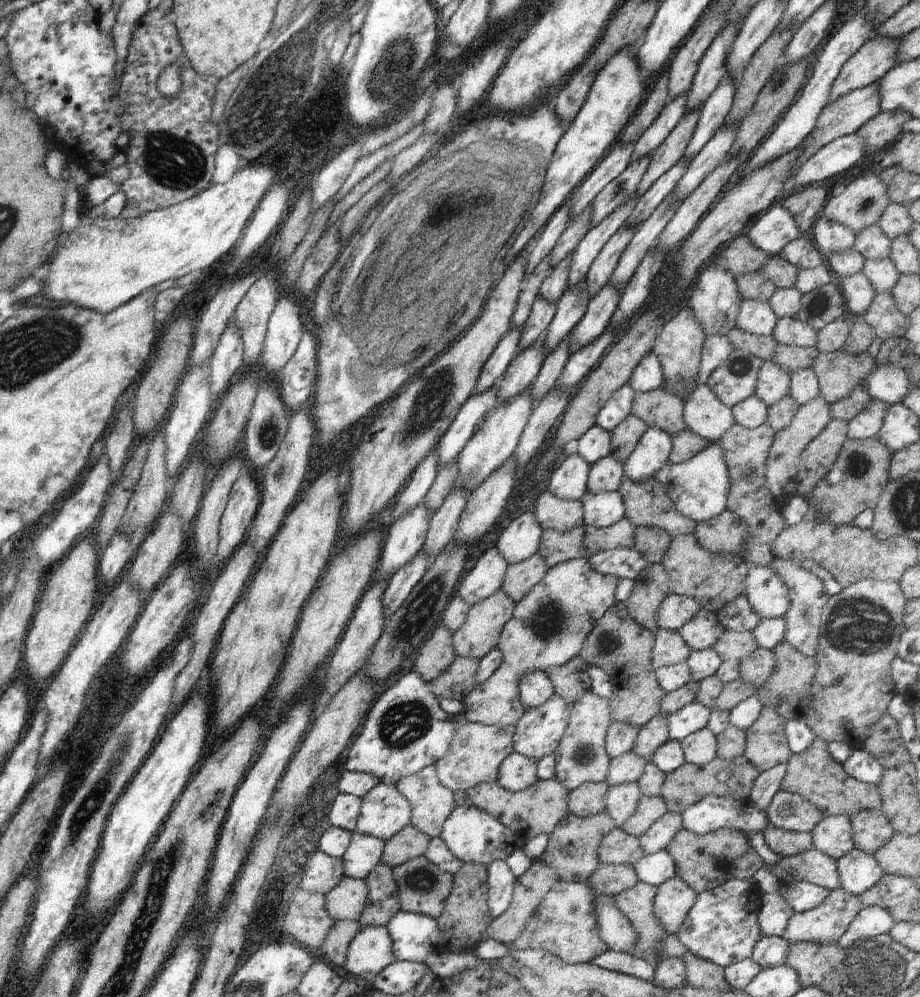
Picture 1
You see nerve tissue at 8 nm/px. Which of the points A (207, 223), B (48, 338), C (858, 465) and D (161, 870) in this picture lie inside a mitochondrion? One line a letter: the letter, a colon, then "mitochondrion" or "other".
A: other
B: mitochondrion
C: mitochondrion
D: mitochondrion

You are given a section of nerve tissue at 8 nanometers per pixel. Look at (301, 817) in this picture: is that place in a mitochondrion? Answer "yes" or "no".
no

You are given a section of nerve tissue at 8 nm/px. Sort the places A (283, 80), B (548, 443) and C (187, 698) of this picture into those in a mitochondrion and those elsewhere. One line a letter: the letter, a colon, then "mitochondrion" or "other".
A: mitochondrion
B: other
C: other

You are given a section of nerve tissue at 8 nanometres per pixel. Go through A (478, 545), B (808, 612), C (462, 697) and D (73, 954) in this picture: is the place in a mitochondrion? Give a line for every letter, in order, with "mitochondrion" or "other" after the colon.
A: other
B: mitochondrion
C: other
D: other

